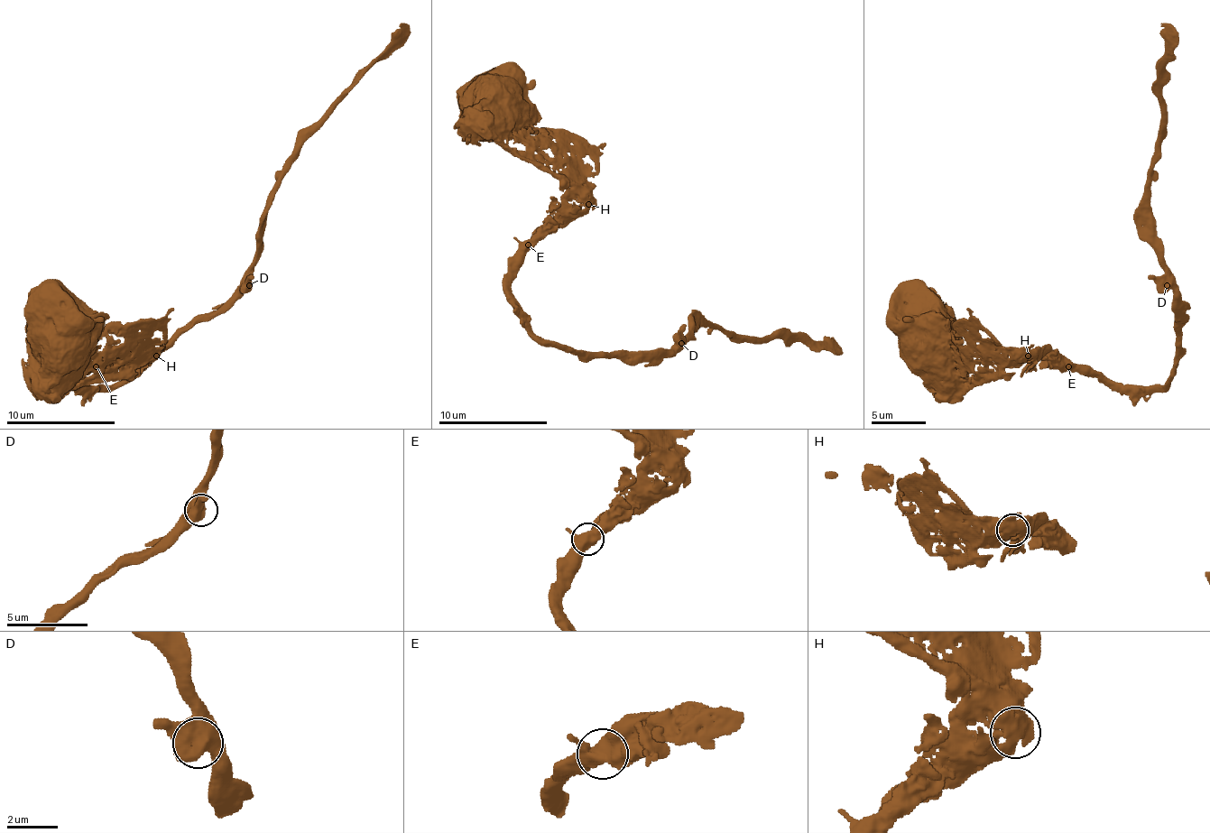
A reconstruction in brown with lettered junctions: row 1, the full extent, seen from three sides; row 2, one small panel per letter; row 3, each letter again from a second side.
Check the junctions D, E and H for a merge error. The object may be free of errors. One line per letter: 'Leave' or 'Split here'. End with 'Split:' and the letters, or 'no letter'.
D: Leave
E: Leave
H: Leave
Split: no letter

